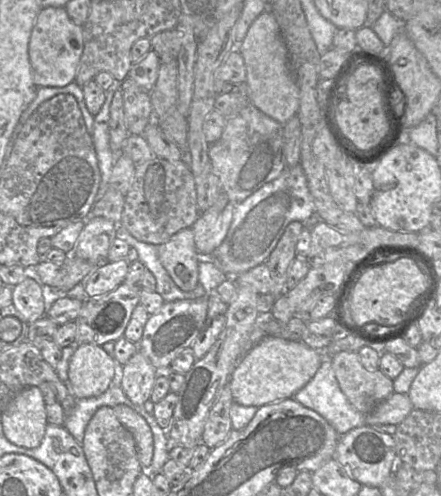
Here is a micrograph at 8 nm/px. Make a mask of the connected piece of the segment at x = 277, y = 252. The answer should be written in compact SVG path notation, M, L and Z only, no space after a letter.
M300 221L291 222L266 261L271 275L270 294L276 297L287 292L287 271L296 257L297 241L304 228Z

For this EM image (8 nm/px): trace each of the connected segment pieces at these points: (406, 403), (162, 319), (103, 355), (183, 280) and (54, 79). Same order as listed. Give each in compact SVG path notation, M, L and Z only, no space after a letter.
M393 392L365 417L366 425L400 424L414 409L408 394Z
M207 298L165 302L158 313L149 316L139 343L139 351L156 369L169 367L175 358L192 346L204 326L207 312Z
M76 346L68 369L68 385L74 397L78 400L102 395L117 382L119 366L101 346Z
M192 228L174 234L158 246L159 260L174 283L185 292L199 285L200 255L195 247Z
M64 7L39 12L31 32L28 54L36 87L64 87L75 81L84 49L83 28L75 24Z

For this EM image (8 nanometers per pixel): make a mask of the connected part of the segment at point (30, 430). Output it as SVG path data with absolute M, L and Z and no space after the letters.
M38 387L19 392L1 414L5 437L16 446L39 447L48 426L46 405Z

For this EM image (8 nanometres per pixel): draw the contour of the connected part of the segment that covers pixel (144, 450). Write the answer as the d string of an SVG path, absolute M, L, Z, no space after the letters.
M117 405L112 408L117 419L132 433L142 469L147 469L154 454L154 440L151 428L146 420L126 405Z

